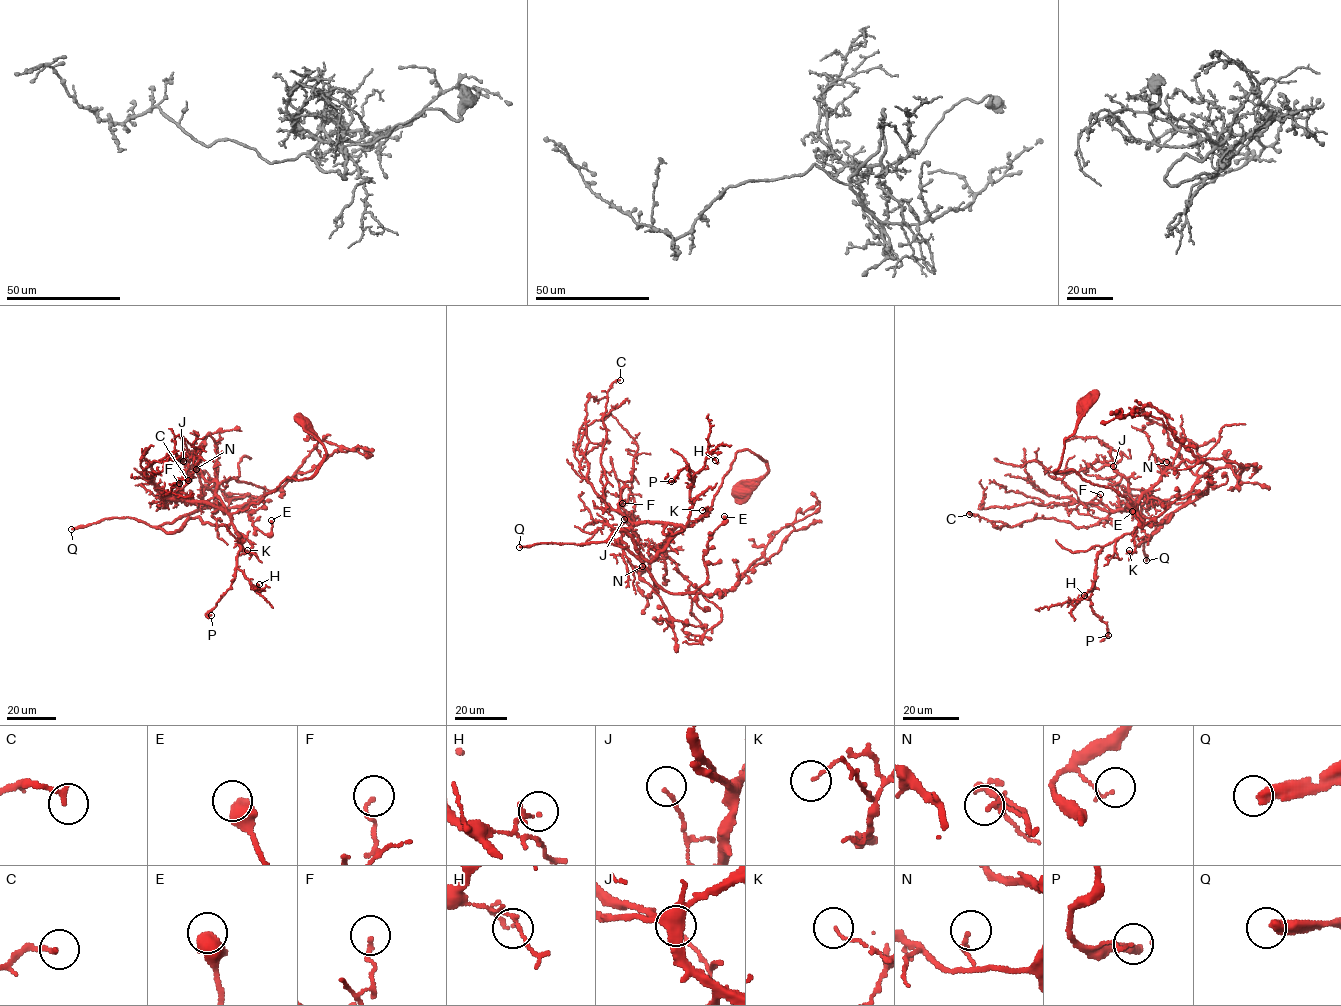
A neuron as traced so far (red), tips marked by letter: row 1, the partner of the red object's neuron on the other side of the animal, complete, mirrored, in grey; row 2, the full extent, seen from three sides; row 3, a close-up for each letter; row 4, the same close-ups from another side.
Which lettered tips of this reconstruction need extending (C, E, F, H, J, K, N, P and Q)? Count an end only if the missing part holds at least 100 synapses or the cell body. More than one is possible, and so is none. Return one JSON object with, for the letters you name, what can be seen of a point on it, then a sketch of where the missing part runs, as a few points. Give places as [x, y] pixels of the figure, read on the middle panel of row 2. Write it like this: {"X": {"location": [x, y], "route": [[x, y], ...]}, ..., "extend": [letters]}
{"Q": {"location": [519, 547]}, "extend": ["Q"]}

